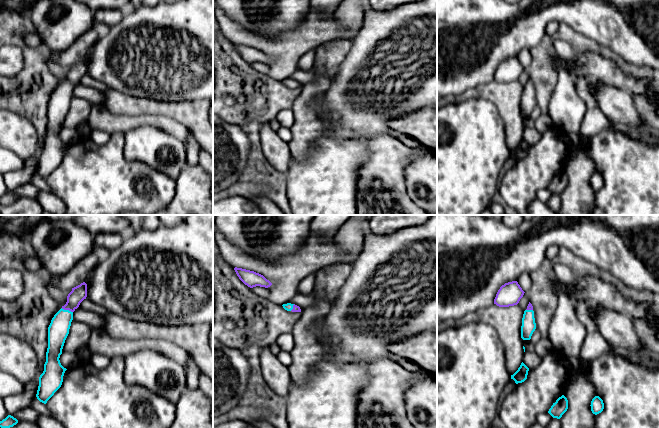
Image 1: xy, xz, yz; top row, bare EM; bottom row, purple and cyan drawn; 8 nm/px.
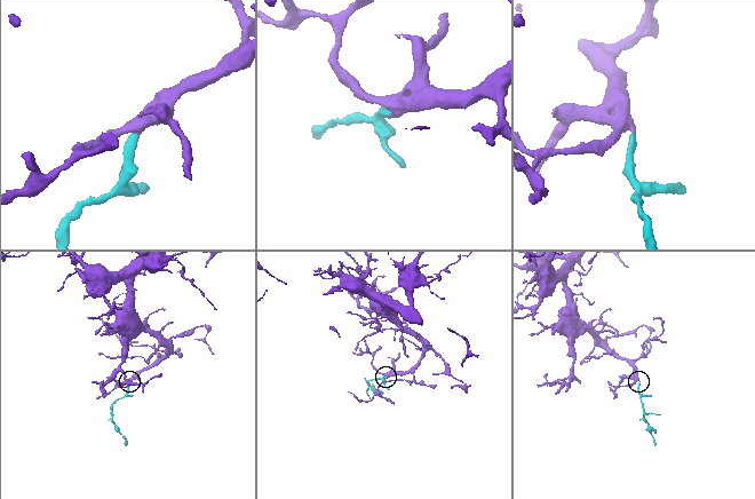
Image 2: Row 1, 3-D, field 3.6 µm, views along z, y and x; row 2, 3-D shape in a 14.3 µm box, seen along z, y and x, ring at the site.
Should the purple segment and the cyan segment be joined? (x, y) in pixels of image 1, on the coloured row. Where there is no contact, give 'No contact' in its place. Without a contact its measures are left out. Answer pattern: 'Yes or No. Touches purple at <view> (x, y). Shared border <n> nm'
Yes. Touches purple at xy (67, 309). Shared border 100 nm

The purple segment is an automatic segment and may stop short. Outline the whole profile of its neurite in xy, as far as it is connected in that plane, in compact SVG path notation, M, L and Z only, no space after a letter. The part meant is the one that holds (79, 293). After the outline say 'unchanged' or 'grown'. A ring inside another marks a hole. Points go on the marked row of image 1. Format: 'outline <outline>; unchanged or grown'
outline M85 282L72 288L67 296L67 302L54 315L48 327L48 348L44 371L39 377L37 399L46 404L54 393L61 387L65 371L60 363L60 355L65 340L69 334L73 312L87 297L87 284Z; grown

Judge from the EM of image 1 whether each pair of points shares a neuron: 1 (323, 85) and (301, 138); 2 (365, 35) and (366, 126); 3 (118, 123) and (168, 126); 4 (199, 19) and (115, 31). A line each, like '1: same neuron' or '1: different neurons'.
1: same neuron
2: same neuron
3: same neuron
4: same neuron

